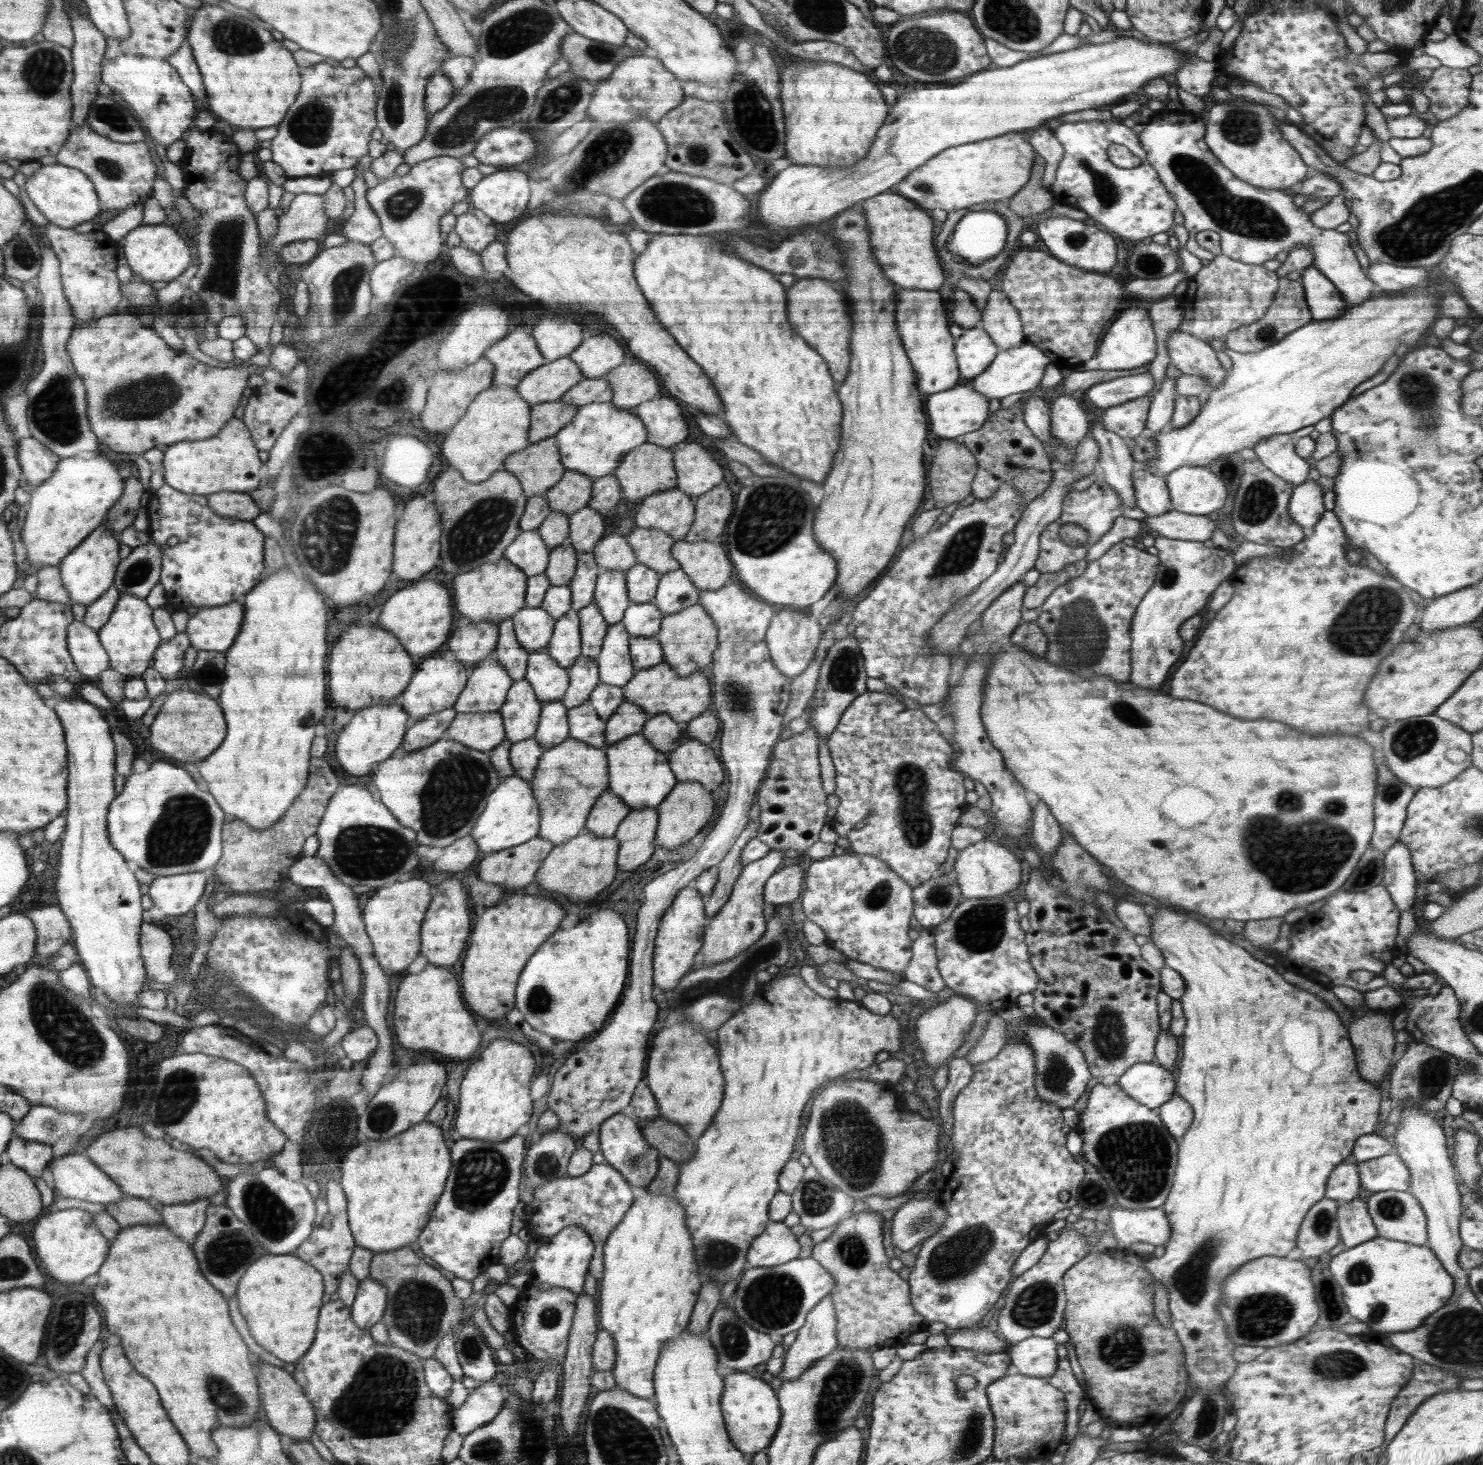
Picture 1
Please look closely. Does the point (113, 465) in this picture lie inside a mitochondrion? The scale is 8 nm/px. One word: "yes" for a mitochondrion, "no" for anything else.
no

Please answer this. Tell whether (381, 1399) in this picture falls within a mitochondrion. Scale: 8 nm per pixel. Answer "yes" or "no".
yes

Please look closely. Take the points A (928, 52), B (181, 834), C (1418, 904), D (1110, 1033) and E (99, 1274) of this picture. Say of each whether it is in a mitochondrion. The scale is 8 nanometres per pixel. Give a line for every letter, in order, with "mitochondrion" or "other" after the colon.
A: mitochondrion
B: mitochondrion
C: other
D: mitochondrion
E: other

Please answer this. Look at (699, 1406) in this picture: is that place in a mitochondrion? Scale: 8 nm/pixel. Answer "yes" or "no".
no

